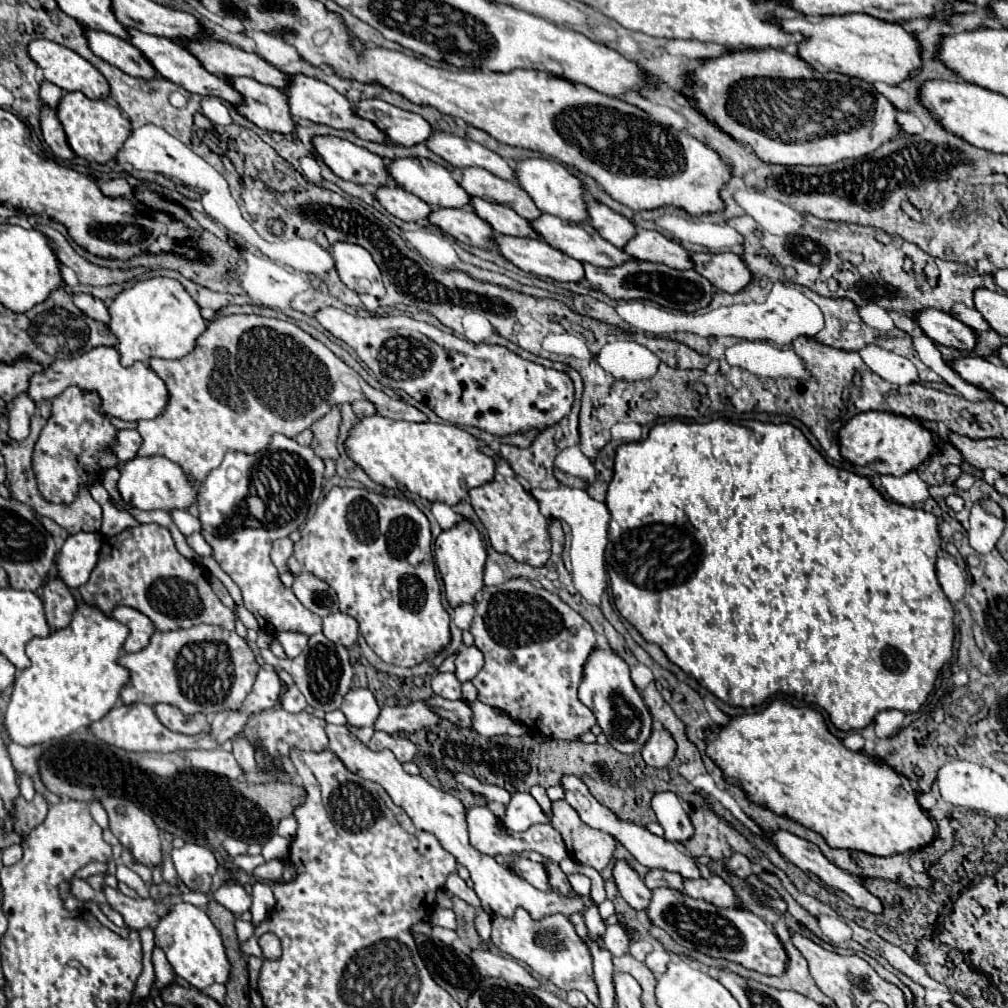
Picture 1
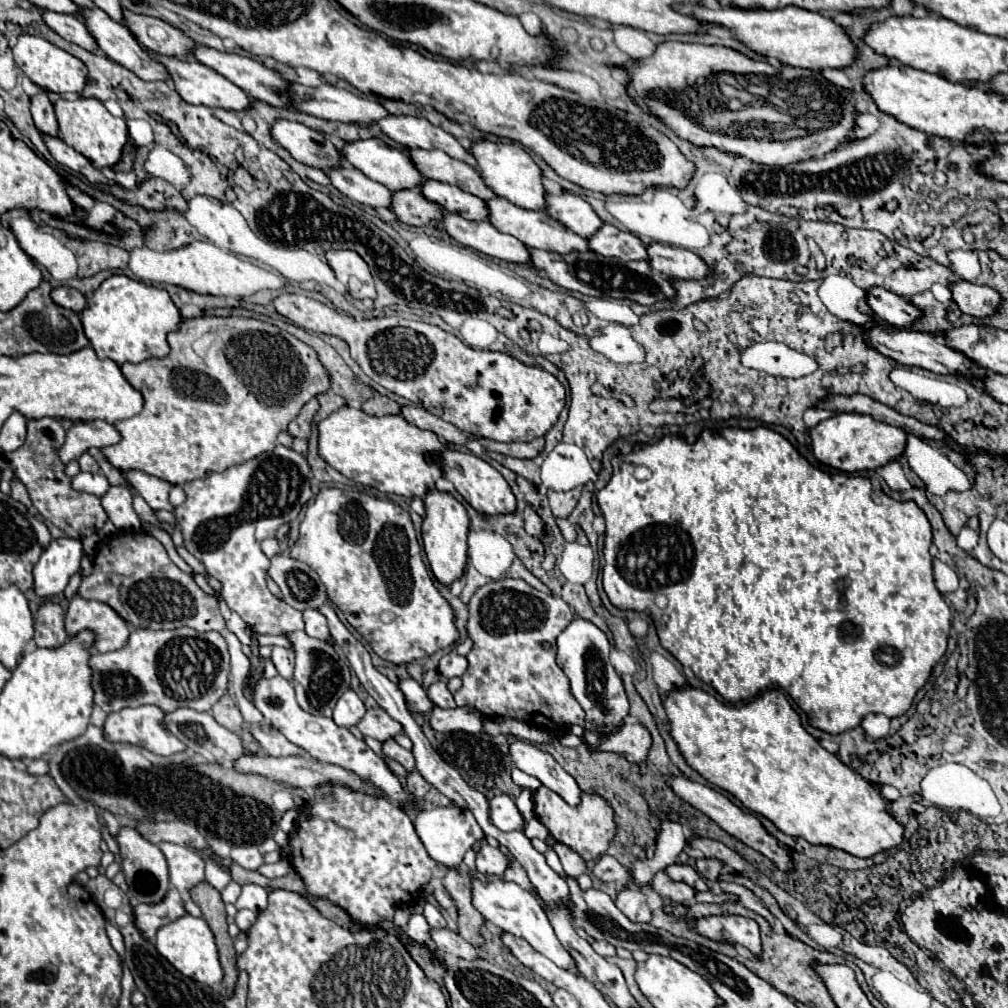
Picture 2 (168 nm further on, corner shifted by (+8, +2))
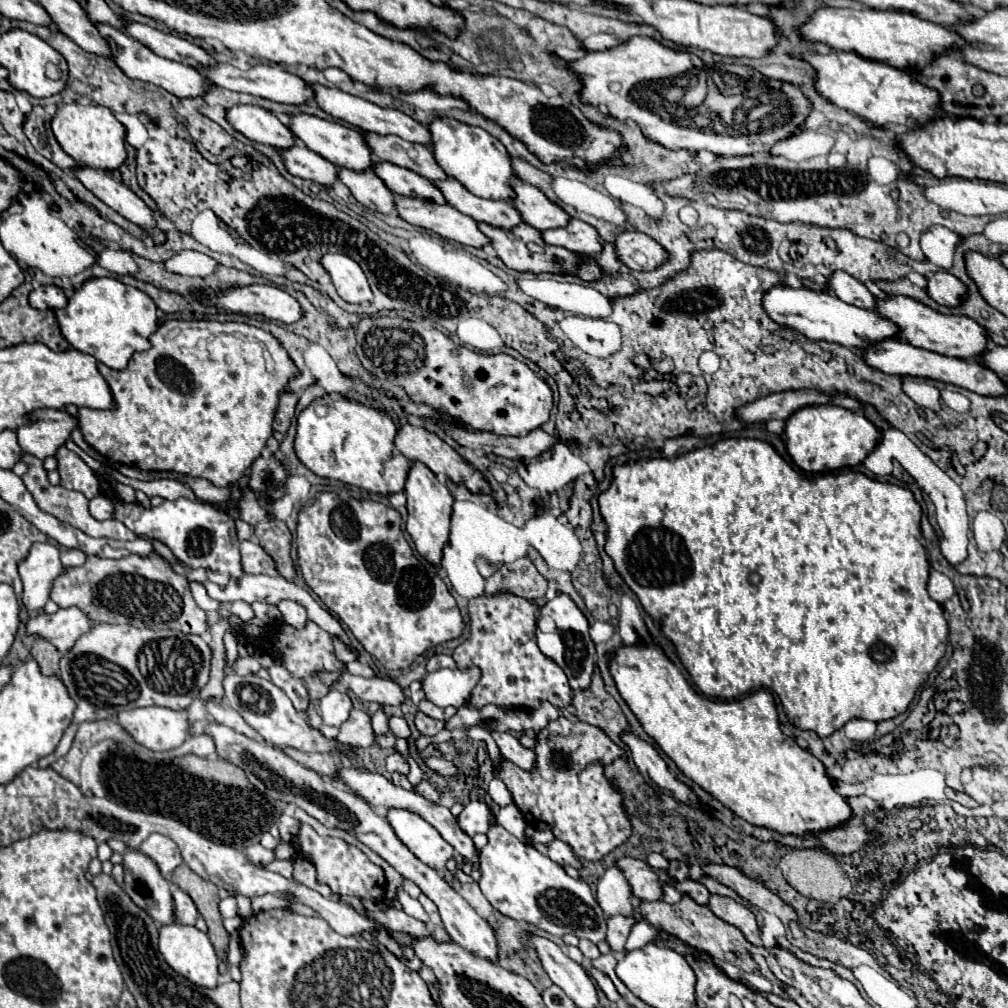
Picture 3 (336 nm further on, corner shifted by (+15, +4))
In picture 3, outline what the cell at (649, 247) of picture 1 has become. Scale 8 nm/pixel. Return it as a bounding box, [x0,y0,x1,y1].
[542,218,602,256]

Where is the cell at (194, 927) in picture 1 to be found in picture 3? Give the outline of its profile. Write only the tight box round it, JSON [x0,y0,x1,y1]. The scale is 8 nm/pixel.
[160,924,218,988]

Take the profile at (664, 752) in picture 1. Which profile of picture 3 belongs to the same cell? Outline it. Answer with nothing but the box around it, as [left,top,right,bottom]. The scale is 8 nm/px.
[492,716,632,860]

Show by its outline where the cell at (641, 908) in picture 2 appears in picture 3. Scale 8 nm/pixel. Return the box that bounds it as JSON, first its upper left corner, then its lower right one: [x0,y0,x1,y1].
[606,914,640,954]

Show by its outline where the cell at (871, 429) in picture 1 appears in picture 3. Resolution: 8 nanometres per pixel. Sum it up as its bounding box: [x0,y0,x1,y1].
[786,404,880,472]

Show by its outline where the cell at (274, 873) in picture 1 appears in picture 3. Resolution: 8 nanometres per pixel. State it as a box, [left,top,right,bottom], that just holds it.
[266,860,294,878]

